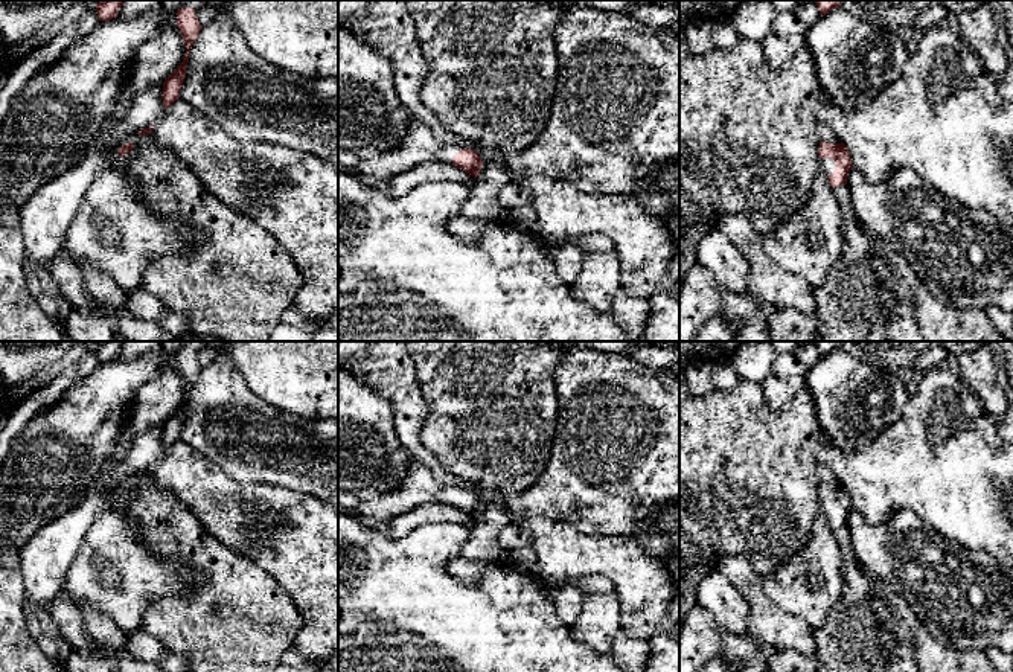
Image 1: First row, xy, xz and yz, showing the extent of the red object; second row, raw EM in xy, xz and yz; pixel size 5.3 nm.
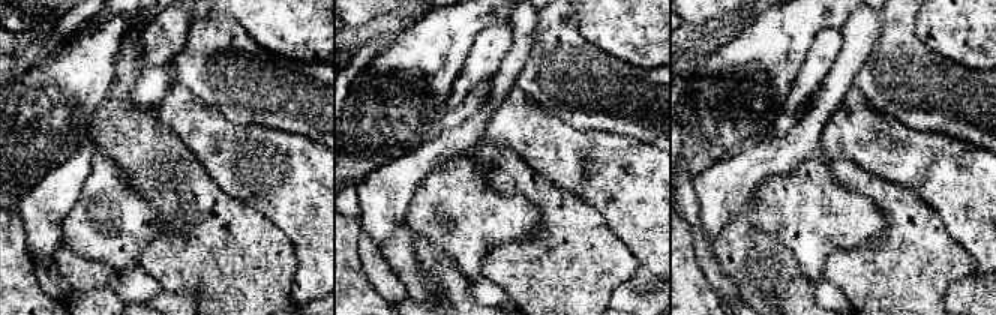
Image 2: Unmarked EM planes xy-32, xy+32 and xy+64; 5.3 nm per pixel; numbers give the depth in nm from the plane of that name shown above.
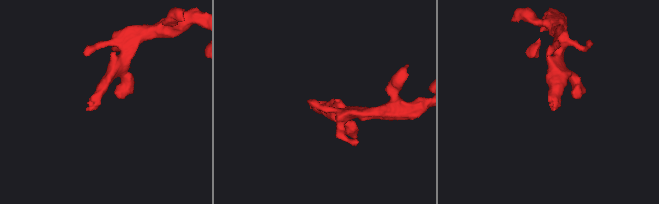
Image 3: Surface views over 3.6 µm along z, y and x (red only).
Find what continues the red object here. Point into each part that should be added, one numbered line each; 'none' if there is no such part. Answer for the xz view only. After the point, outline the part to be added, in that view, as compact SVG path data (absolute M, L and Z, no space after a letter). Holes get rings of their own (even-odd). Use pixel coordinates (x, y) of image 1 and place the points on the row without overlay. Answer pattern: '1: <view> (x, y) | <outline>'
1: xz (421, 486) | M411 459L401 486L372 501L360 501L353 514L388 523L396 515L416 509L419 504L449 504L462 491L462 488L439 482L427 466Z

